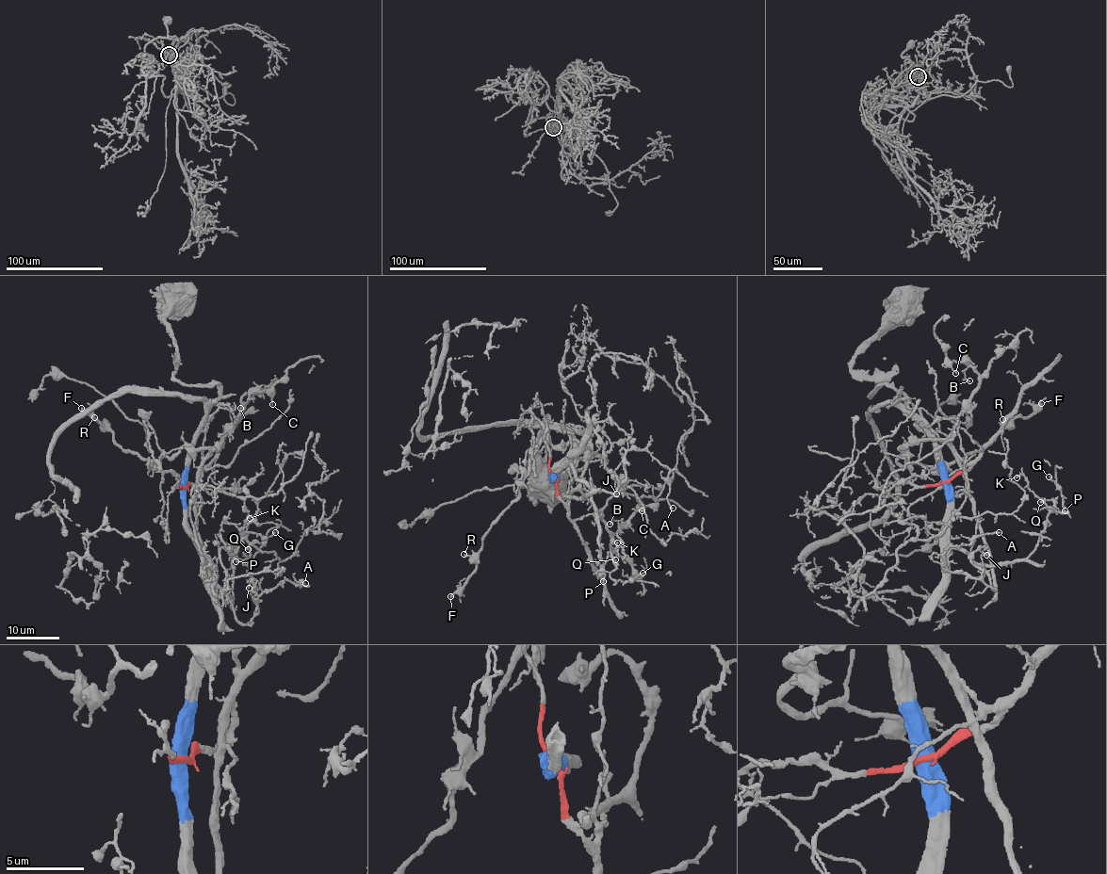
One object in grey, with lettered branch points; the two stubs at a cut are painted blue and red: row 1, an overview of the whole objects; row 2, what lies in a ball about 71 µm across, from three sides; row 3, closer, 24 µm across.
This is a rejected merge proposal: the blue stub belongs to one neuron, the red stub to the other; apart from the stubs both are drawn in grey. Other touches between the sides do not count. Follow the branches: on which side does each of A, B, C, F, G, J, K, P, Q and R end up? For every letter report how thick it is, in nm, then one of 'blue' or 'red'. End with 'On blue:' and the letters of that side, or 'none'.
A: calibre 180 nm; blue
B: calibre 100 nm; red
C: calibre 120 nm; red
F: calibre 280 nm; red
G: calibre 140 nm; blue
J: calibre 150 nm; blue
K: calibre 130 nm; blue
P: calibre 130 nm; blue
Q: calibre 220 nm; blue
R: calibre 150 nm; red
On blue: A, G, J, K, P, Q

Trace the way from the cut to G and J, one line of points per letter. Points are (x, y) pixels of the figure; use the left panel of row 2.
G: (184, 488), (187, 536), (223, 594), (231, 598), (232, 561), (236, 558), (245, 564), (275, 532)
J: (184, 488), (187, 536), (243, 623), (257, 606), (256, 587), (251, 582), (248, 588)

